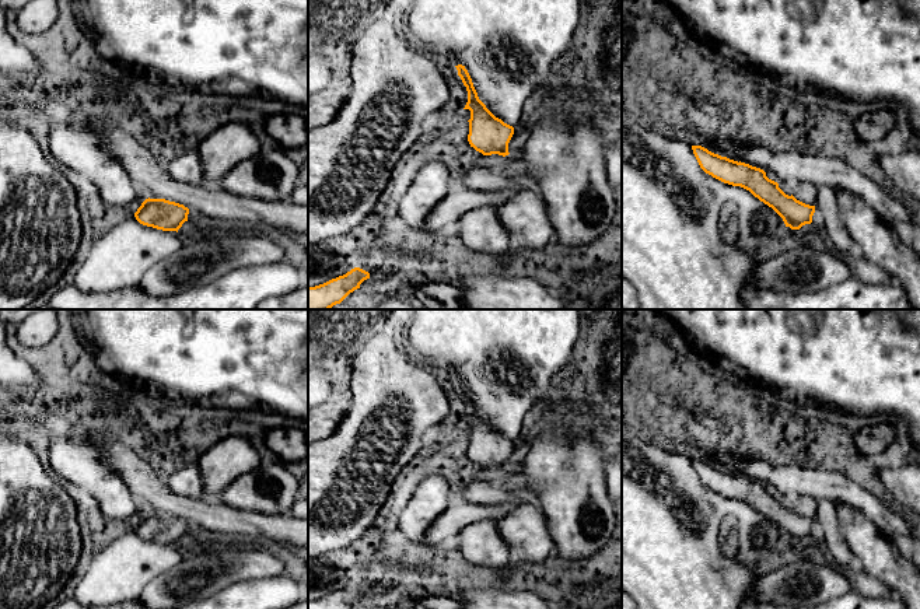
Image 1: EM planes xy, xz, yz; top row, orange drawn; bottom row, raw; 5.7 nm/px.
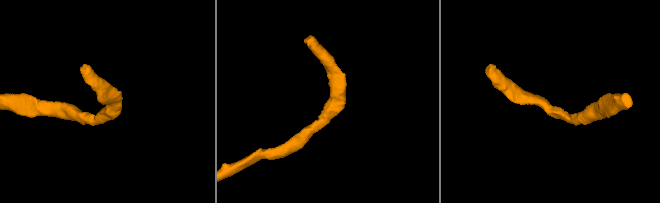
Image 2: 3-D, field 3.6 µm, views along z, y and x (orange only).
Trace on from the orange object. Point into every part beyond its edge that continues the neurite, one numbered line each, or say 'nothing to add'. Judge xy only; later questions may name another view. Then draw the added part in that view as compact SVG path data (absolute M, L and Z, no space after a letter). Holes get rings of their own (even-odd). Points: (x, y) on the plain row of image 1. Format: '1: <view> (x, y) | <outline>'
nothing to add

